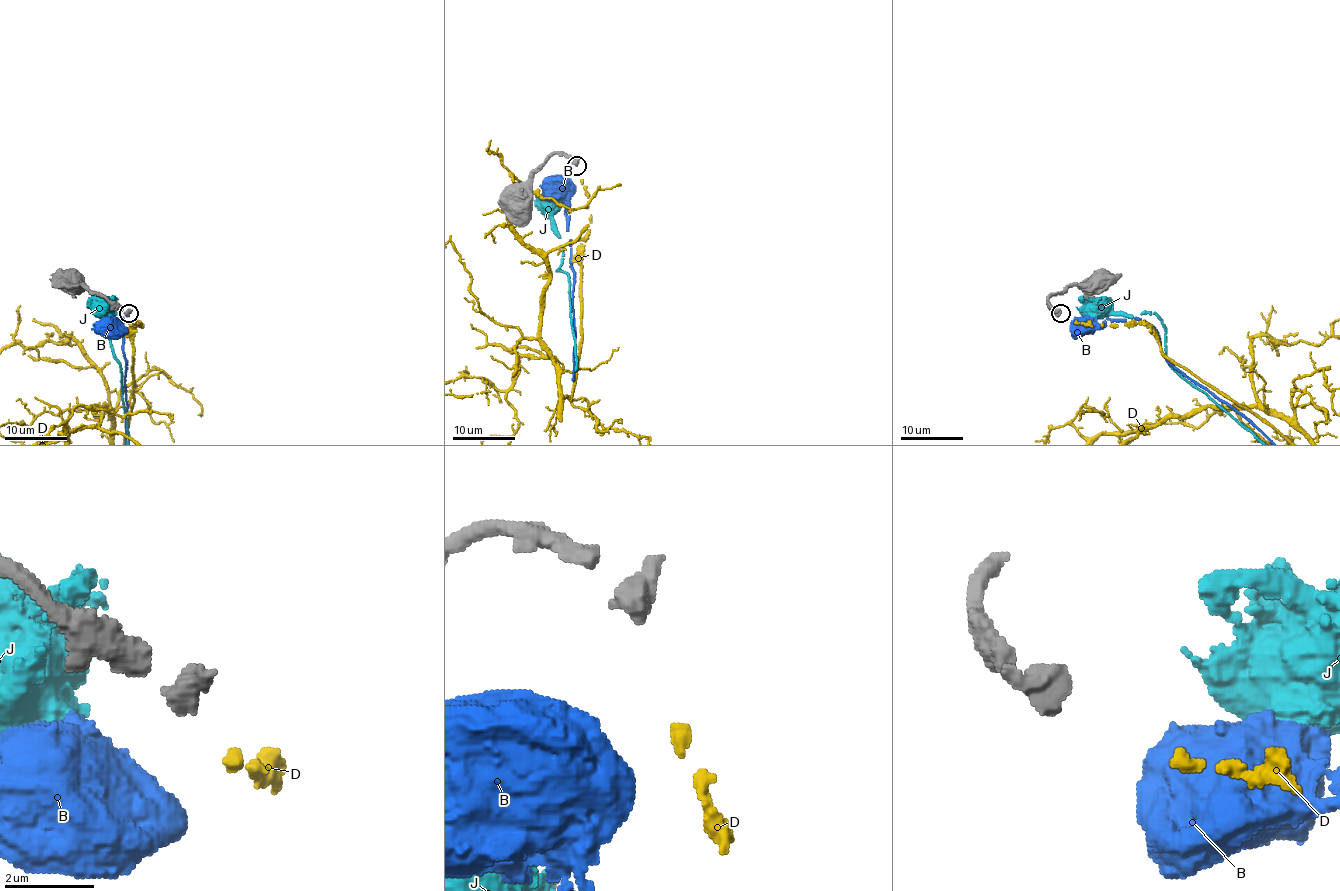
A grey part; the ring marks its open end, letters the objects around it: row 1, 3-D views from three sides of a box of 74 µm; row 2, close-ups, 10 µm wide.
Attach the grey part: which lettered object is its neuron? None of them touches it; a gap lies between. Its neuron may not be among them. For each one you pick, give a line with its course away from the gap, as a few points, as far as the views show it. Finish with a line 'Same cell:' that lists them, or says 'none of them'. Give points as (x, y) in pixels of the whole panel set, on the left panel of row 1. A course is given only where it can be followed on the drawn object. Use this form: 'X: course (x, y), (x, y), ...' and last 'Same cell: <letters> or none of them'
Same cell: D

